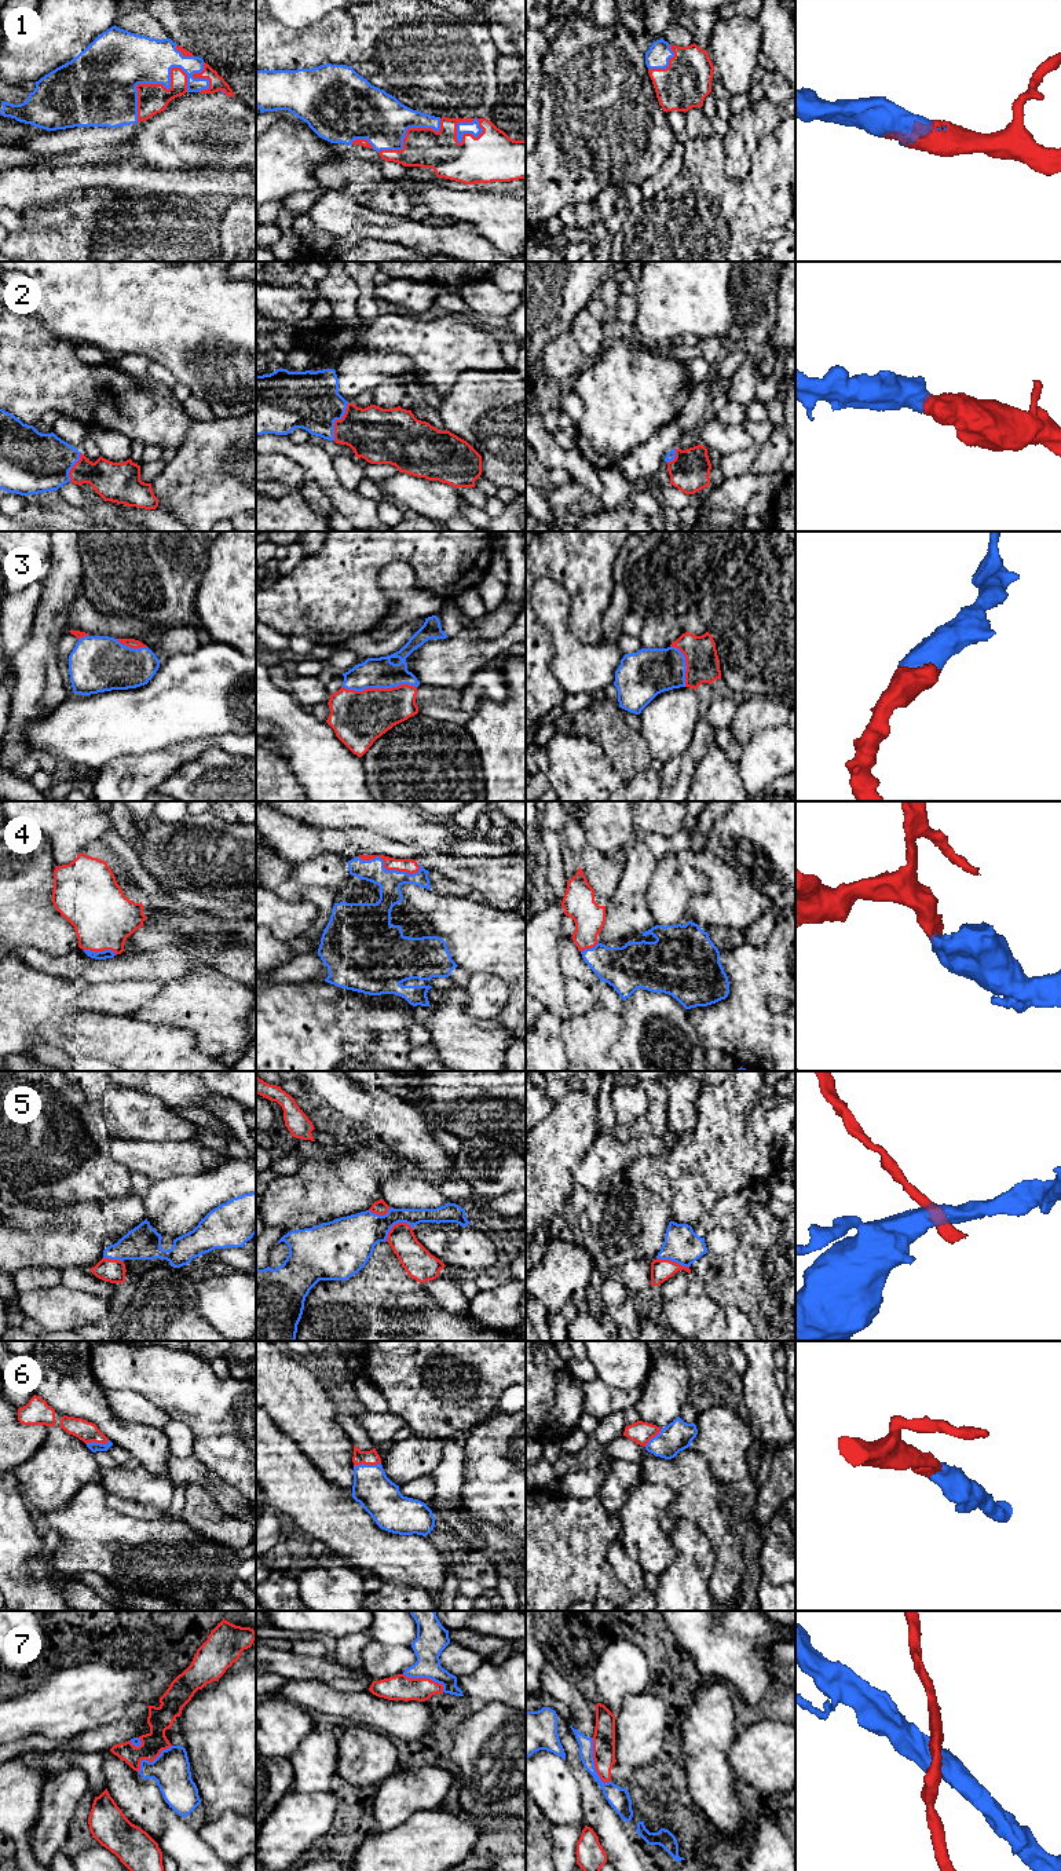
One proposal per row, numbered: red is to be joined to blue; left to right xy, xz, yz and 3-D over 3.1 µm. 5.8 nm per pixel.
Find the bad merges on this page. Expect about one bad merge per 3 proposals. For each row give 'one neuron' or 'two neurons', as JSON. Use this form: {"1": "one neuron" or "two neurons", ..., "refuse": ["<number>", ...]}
{"1": "one neuron", "2": "one neuron", "3": "one neuron", "4": "one neuron", "5": "two neurons", "6": "one neuron", "7": "two neurons", "refuse": ["5", "7"]}

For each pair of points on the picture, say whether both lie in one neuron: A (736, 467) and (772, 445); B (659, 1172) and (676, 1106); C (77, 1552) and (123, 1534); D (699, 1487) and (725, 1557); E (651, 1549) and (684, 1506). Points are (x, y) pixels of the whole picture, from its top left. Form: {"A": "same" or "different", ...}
{"A": "different", "B": "different", "C": "same", "D": "same", "E": "different"}

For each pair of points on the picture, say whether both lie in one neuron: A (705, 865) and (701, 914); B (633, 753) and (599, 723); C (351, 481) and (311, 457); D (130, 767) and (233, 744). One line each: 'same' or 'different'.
A: same
B: same
C: different
D: same

